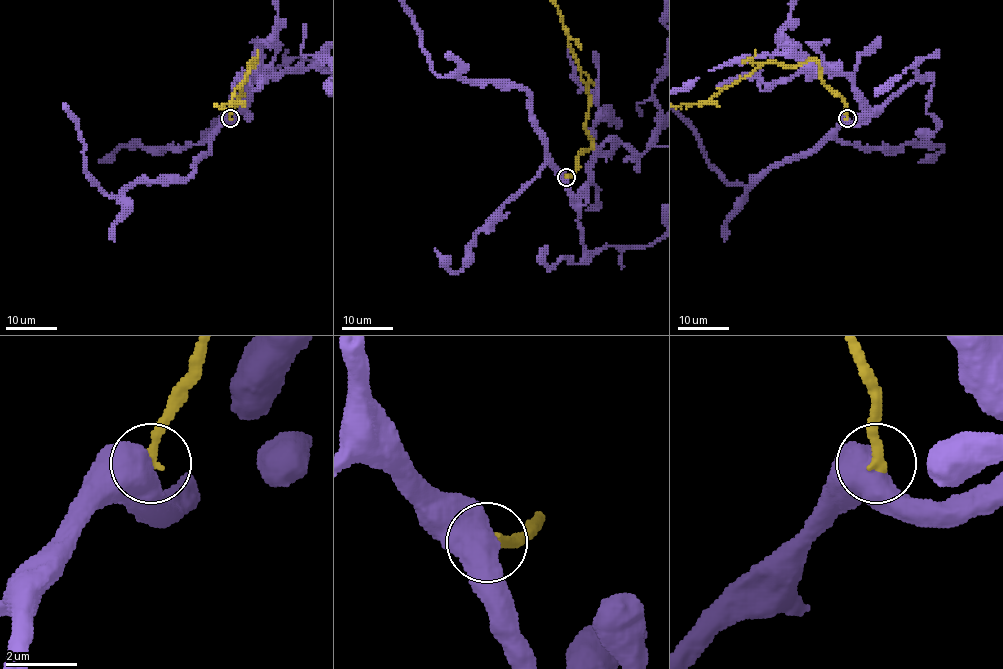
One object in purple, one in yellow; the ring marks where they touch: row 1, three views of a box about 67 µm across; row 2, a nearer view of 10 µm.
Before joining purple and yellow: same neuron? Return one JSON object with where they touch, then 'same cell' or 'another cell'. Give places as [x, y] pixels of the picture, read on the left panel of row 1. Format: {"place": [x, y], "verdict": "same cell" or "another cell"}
{"place": [230, 118], "verdict": "another cell"}

